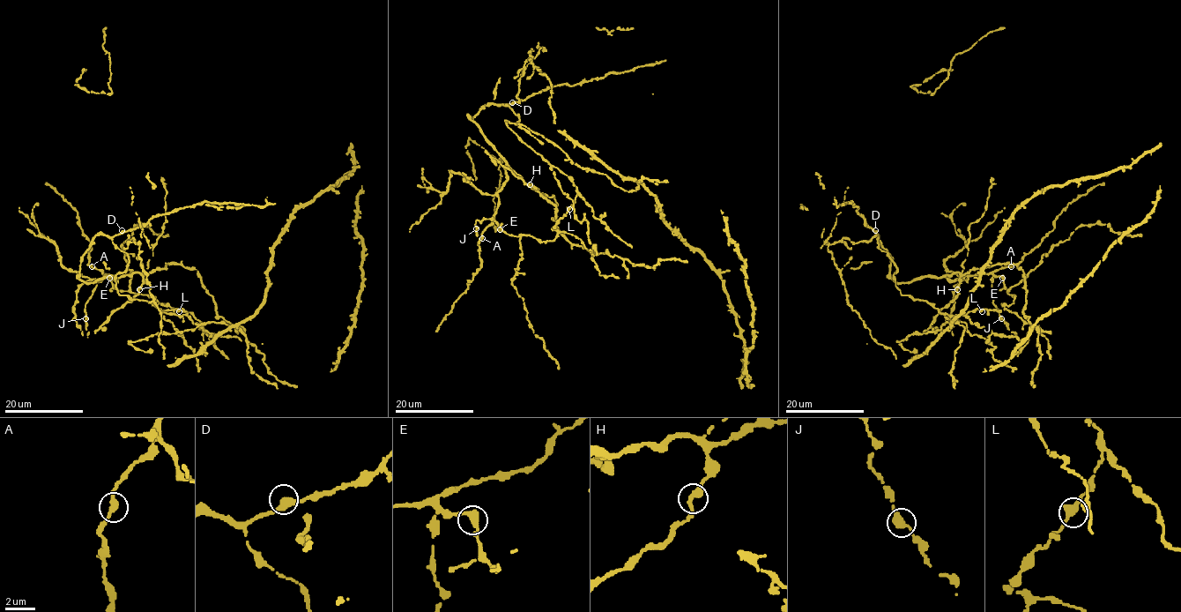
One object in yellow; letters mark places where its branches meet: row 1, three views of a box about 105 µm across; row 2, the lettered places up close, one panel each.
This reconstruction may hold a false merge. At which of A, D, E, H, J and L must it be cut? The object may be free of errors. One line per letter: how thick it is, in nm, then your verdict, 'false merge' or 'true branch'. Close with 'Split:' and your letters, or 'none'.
A: calibre 380 nm; true branch
D: calibre 400 nm; true branch
E: calibre 360 nm; true branch
H: calibre 380 nm; true branch
J: calibre 360 nm; true branch
L: calibre 380 nm; true branch
Split: none

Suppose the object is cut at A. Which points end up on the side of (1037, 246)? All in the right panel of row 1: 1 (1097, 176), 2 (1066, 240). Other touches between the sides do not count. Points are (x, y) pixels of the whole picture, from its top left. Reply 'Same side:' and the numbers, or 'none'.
Same side: none

